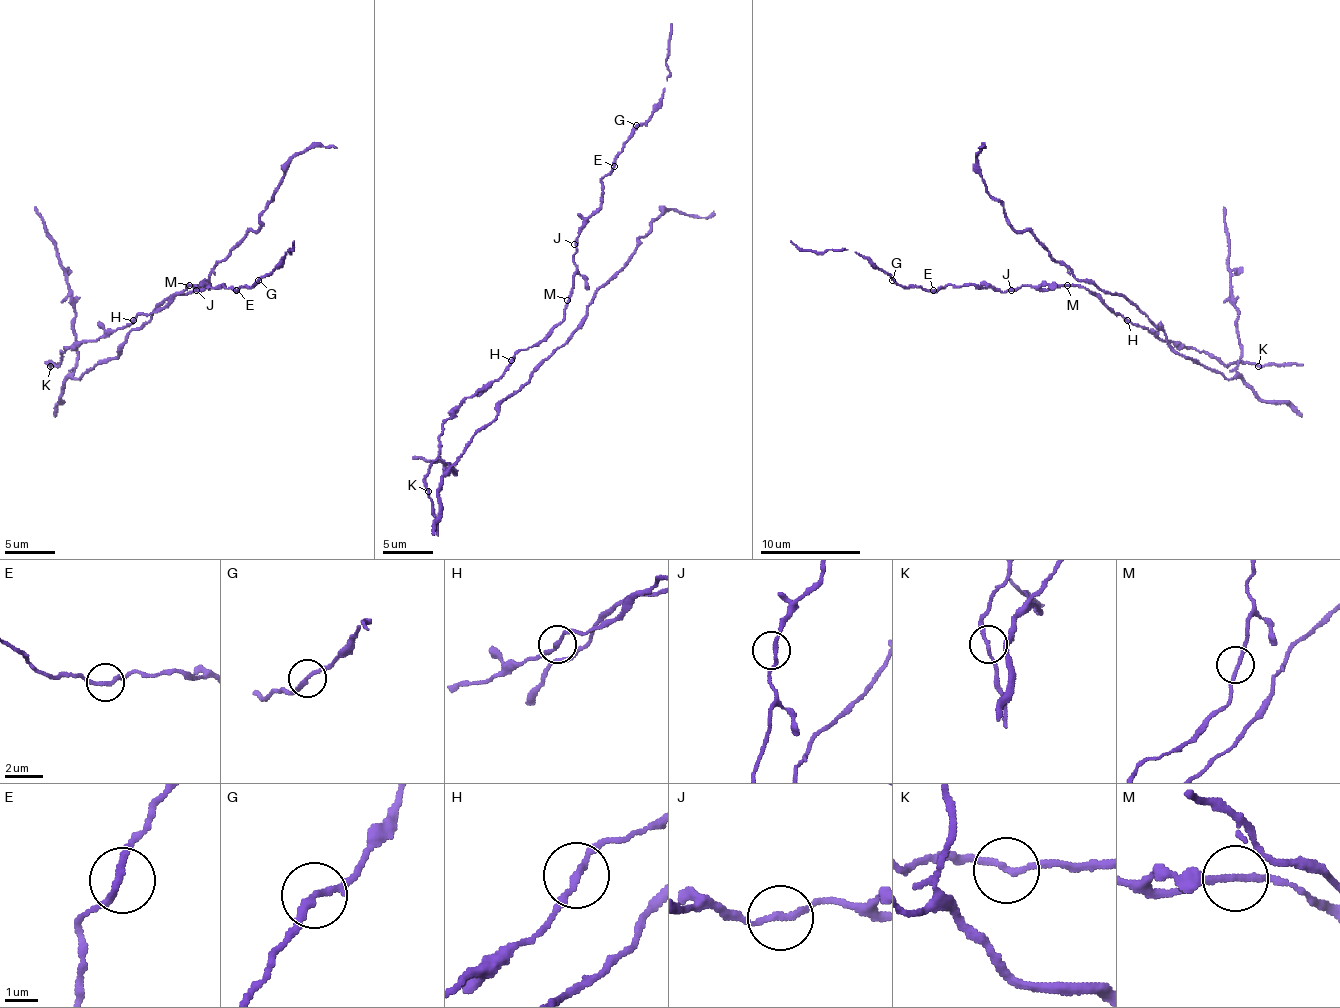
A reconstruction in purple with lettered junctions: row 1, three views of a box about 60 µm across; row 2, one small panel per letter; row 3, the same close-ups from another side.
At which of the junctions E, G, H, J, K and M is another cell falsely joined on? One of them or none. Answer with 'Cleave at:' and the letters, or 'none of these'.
Cleave at: none of these

